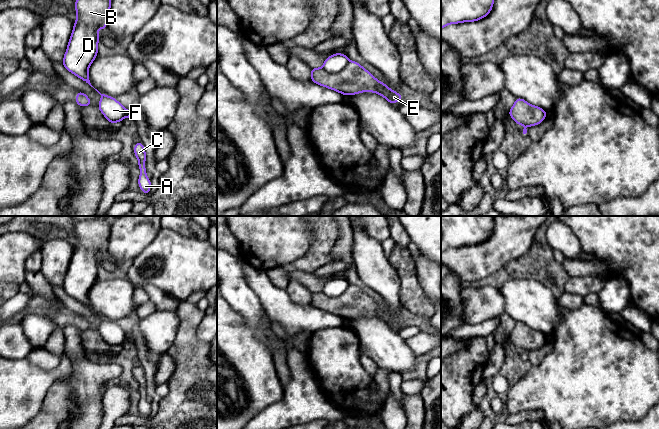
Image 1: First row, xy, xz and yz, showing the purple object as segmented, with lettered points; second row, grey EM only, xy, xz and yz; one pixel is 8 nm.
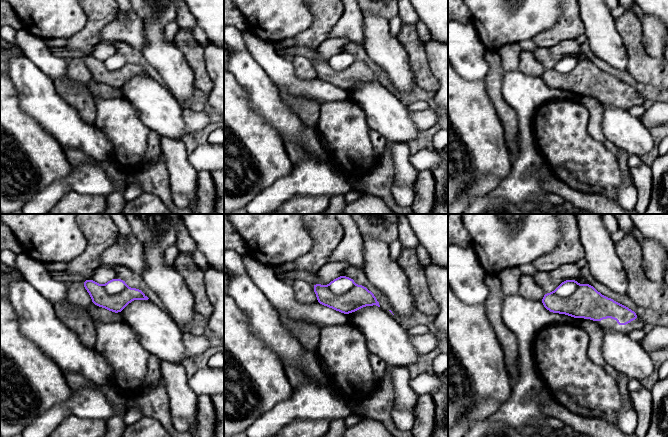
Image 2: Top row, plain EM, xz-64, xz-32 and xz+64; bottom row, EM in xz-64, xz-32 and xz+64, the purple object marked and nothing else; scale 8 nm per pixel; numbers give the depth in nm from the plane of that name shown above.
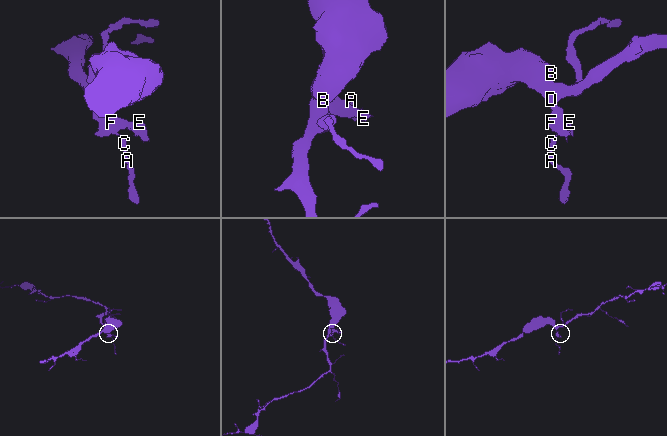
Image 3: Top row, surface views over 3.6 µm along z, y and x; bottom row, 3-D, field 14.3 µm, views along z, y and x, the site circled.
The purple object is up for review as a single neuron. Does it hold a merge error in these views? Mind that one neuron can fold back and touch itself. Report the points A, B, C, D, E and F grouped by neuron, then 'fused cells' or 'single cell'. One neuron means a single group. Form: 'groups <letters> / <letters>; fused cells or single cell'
groups A B C D F / E; fused cells

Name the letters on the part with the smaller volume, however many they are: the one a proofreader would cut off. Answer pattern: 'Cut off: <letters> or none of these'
Cut off: E

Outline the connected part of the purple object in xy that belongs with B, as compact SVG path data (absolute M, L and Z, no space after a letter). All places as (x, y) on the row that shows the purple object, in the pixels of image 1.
M75 0L77 20L62 63L91 87L88 70L97 57L98 29L106 30L110 6L111 0Z

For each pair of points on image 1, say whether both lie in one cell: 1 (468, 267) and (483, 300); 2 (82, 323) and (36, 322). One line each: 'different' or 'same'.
1: different
2: different

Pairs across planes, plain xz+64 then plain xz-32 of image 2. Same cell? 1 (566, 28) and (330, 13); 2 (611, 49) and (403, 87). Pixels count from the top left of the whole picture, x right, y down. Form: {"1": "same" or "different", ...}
{"1": "same", "2": "same"}

